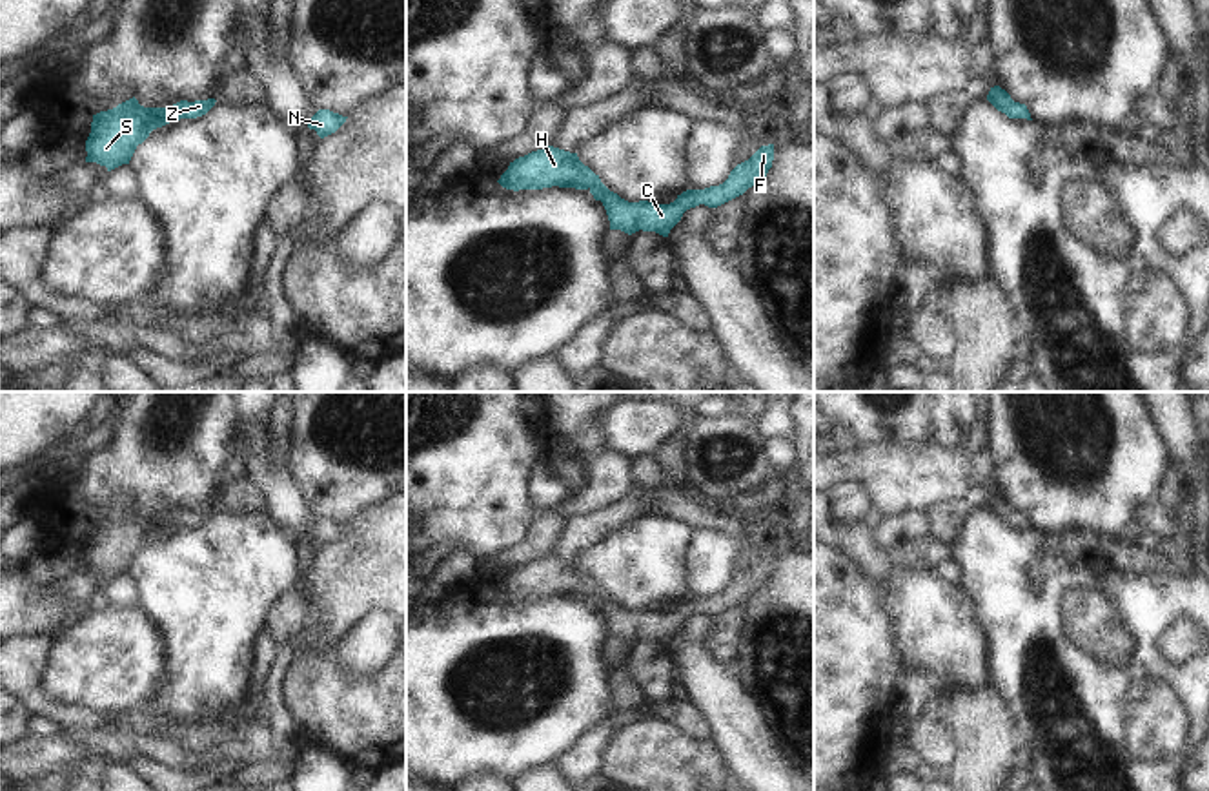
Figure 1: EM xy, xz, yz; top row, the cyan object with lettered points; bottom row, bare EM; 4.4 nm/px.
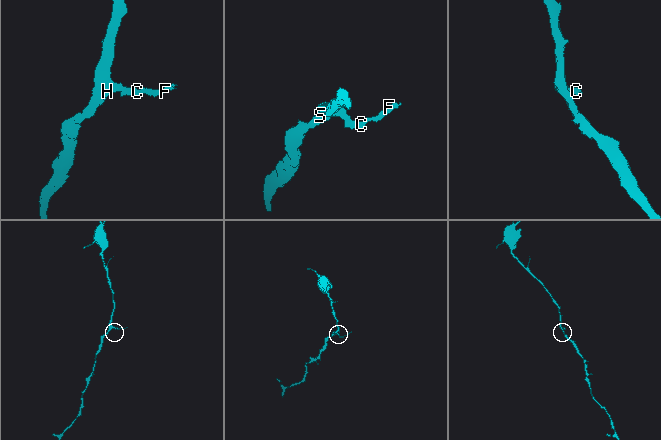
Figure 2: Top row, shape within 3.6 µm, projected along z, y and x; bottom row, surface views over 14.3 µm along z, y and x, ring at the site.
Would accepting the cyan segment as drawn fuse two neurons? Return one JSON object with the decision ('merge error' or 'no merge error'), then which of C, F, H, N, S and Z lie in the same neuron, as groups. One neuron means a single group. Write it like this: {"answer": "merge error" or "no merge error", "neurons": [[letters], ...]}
{"answer": "no merge error", "neurons": [["C", "F", "H", "N", "S", "Z"]]}

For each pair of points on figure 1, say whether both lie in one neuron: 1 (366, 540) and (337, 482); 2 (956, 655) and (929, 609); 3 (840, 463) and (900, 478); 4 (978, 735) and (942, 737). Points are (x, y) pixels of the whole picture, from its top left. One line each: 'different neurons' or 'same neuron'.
1: different neurons
2: same neuron
3: same neuron
4: different neurons

